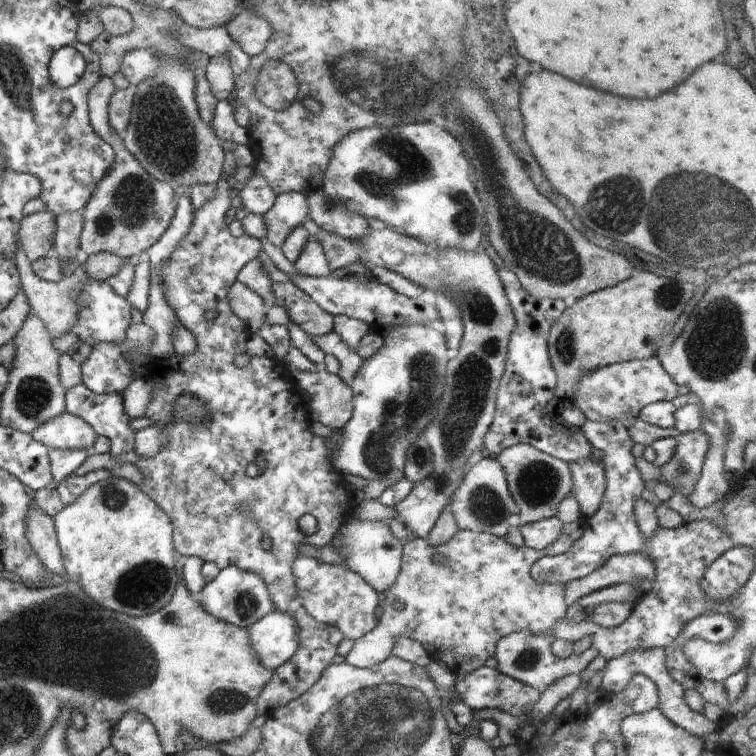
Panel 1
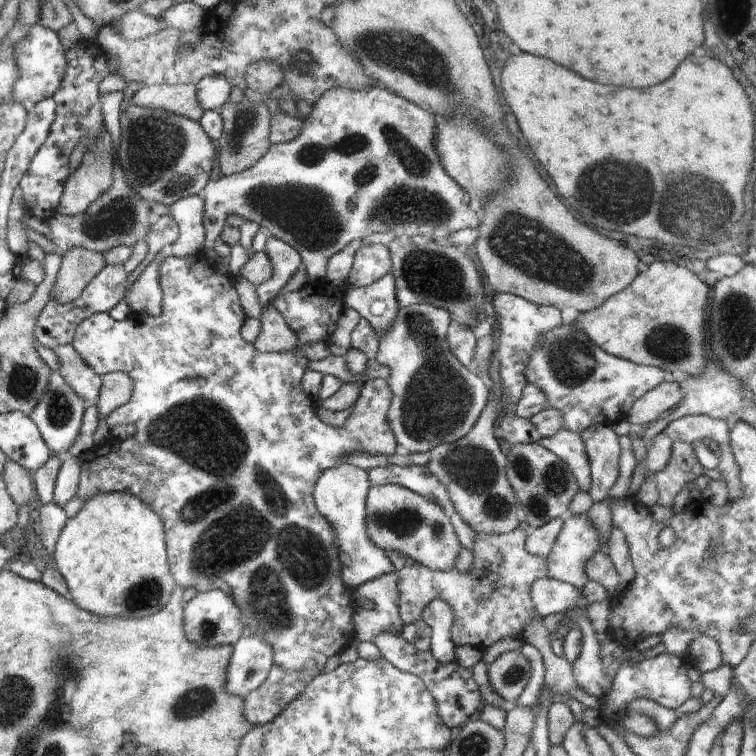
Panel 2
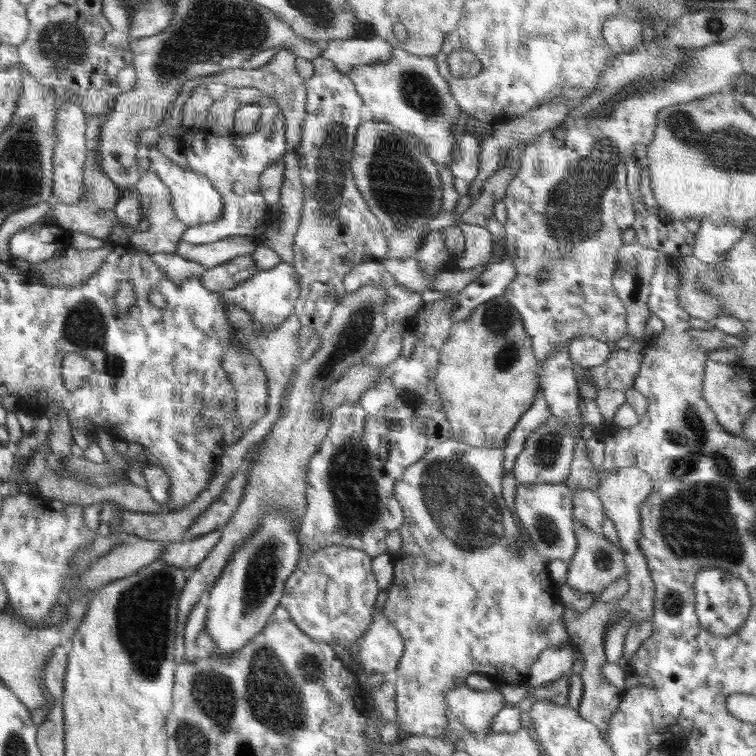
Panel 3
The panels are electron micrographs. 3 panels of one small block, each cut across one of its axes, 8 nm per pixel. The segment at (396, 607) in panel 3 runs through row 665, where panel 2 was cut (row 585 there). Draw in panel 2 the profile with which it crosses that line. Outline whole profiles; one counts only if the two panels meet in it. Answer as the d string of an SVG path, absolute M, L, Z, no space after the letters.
M518 528L503 535L476 533L472 546L472 570L458 572L456 567L442 572L414 563L397 571L399 616L403 625L420 620L422 611L434 599L450 604L454 614L452 642L484 651L502 638L522 639L522 632L537 610L530 598L534 580L548 577L546 557L534 556L525 548L526 532Z

